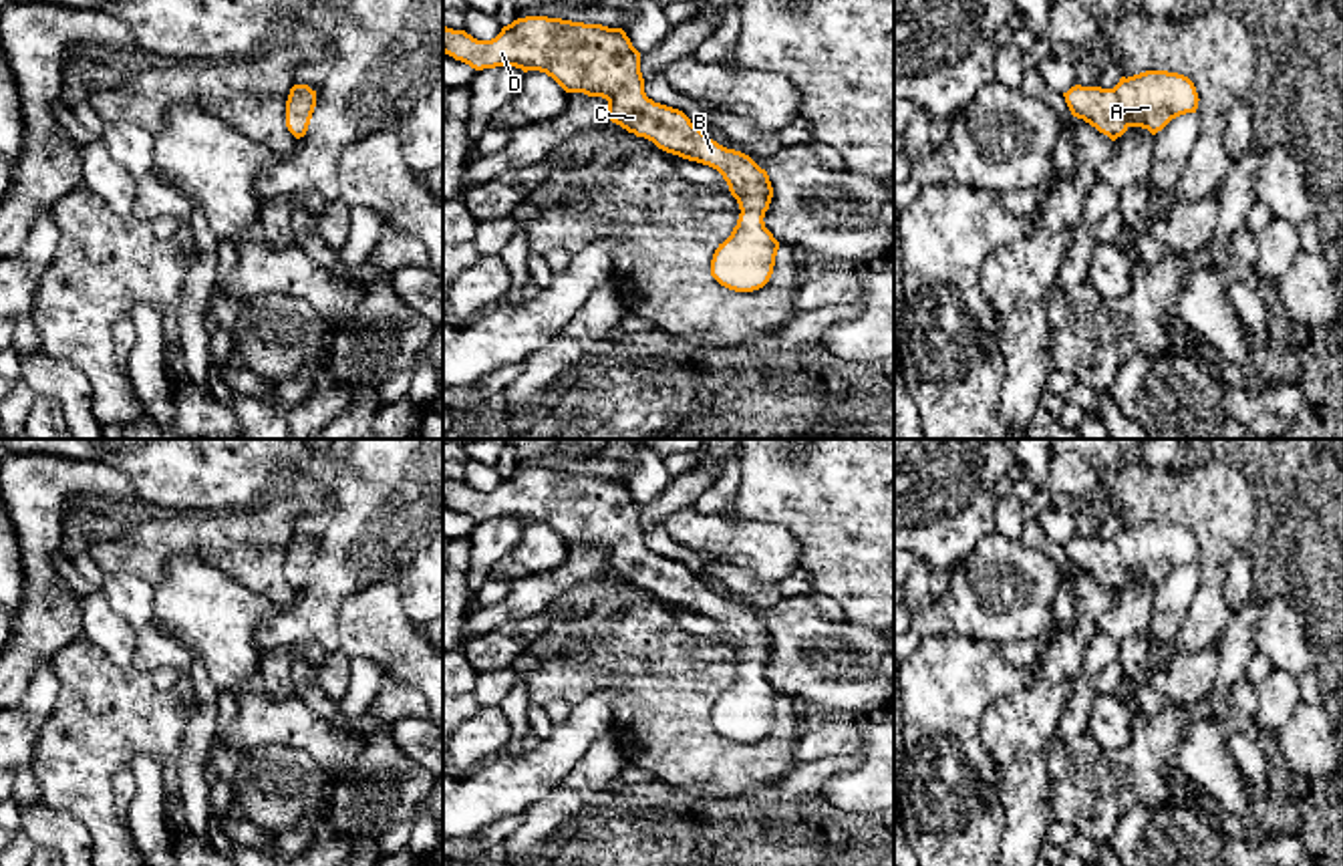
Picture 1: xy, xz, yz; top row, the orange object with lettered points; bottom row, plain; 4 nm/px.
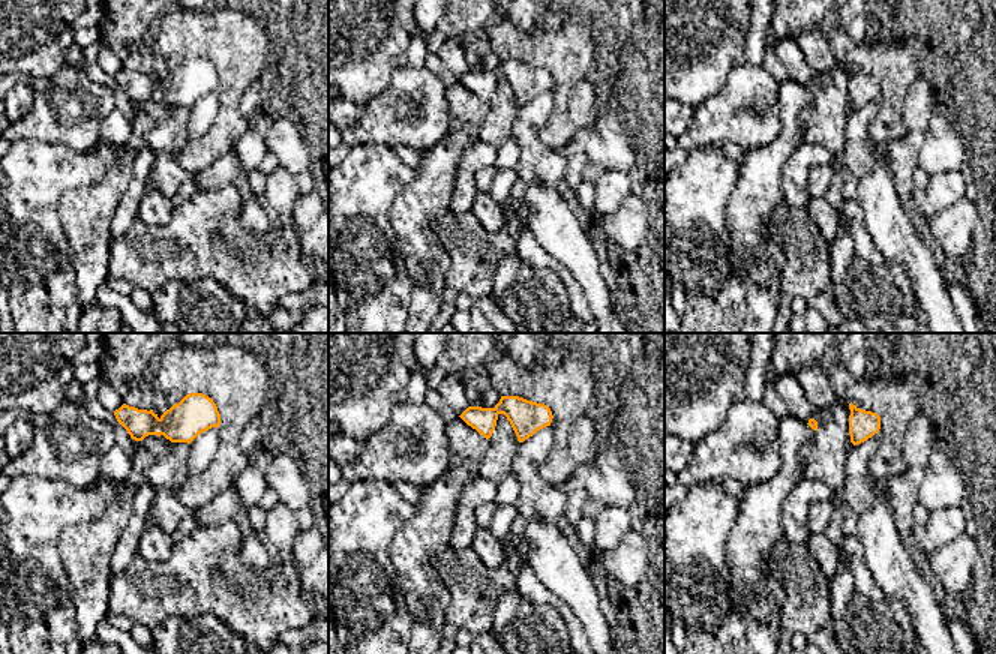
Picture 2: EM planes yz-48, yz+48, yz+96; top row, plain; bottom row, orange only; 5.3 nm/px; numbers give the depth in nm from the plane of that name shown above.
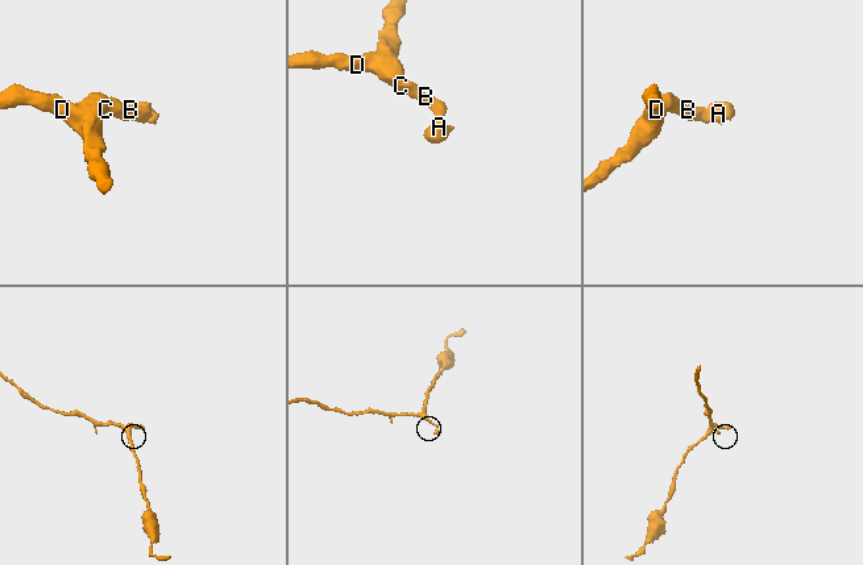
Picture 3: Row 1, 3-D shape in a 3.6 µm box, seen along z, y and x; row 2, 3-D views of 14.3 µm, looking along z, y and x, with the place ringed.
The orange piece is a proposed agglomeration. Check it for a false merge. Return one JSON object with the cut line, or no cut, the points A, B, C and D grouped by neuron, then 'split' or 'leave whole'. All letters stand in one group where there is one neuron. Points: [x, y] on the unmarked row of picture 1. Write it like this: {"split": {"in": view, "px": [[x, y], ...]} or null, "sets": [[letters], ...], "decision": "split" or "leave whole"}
{"split": null, "sets": [["A", "B", "C", "D"]], "decision": "leave whole"}

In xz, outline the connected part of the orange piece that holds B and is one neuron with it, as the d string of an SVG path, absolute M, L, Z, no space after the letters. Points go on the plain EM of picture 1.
M526 467L503 477L491 491L443 477L443 503L475 522L515 518L540 522L566 544L608 552L608 568L658 600L717 620L739 655L731 687L711 711L711 727L735 743L763 739L775 717L779 693L765 679L773 638L749 606L709 590L691 570L644 544L640 503L622 479L548 467Z

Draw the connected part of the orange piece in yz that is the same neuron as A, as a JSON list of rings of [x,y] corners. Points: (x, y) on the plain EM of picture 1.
[[[1168,522],[1122,528],[1113,540],[1075,536],[1063,548],[1073,568],[1083,570],[1111,592],[1130,578],[1156,586],[1172,570],[1196,564],[1200,552],[1188,528]]]

